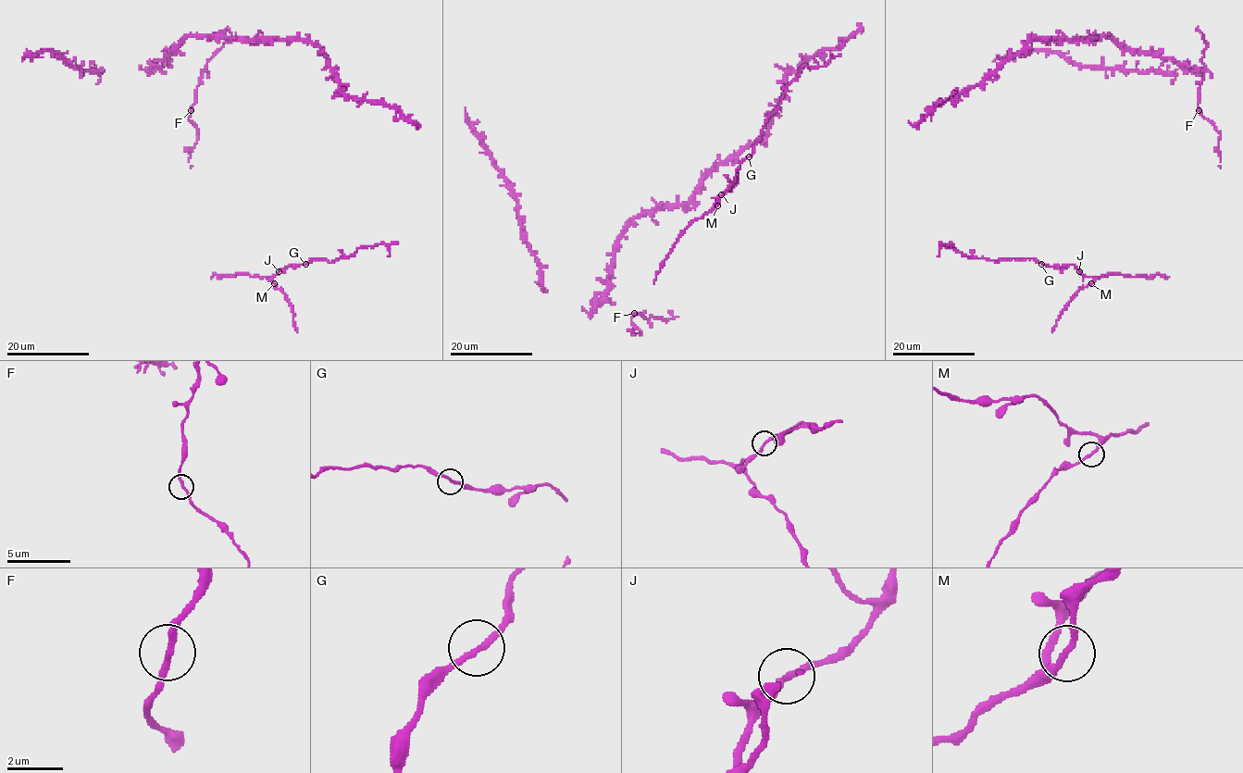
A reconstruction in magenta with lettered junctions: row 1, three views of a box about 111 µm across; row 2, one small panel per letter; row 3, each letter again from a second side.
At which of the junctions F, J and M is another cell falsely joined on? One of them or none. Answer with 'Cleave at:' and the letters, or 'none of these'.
Cleave at: none of these

